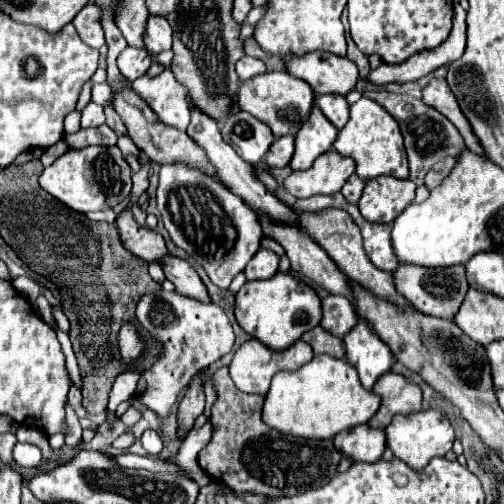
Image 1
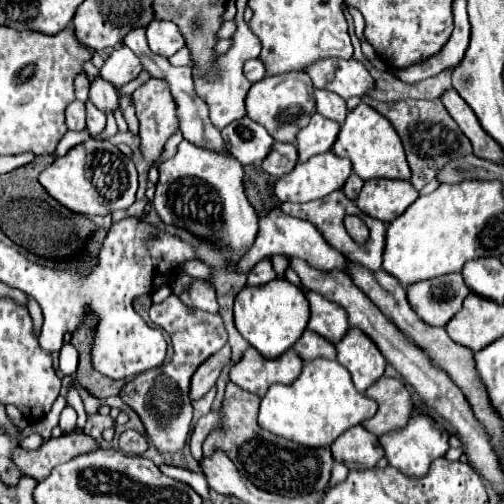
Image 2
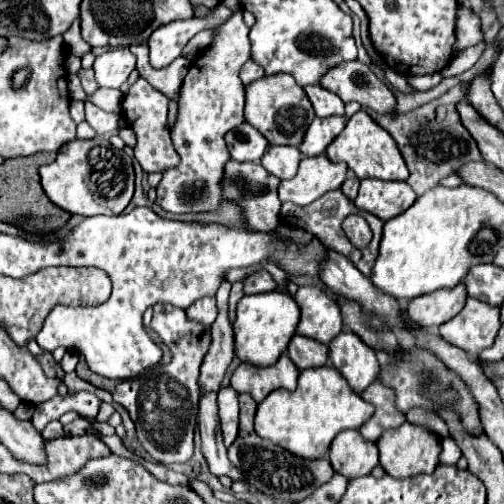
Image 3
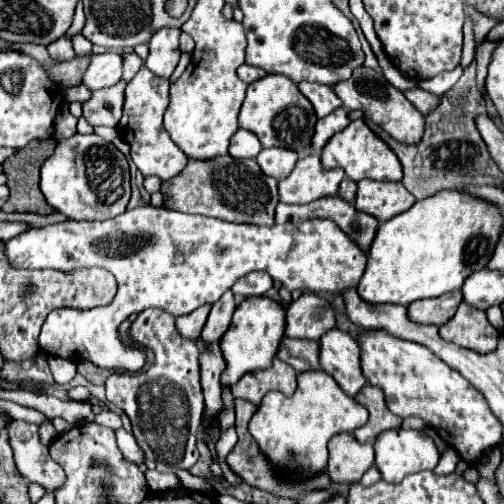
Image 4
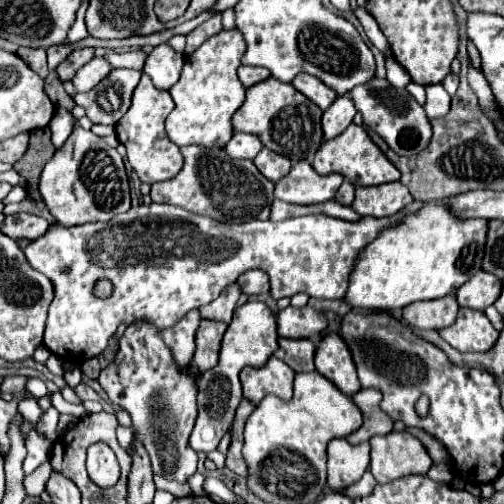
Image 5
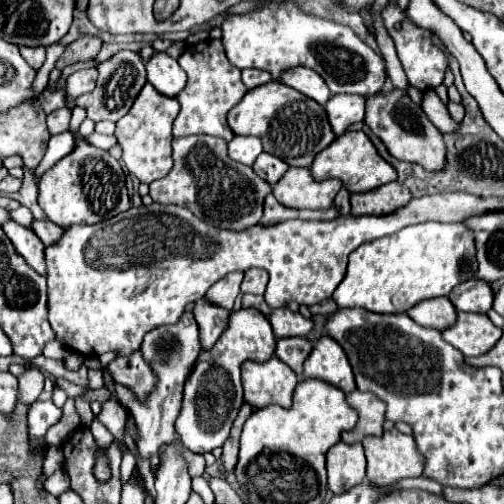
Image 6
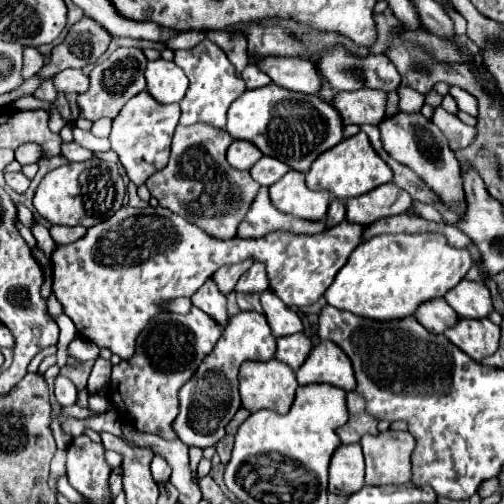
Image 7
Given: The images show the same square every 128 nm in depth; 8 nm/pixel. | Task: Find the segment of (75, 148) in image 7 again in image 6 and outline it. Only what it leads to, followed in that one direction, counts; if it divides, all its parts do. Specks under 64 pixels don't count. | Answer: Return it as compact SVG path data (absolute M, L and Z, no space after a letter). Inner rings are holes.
M62 132L62 134L56 134L48 140L48 150L42 158L42 162L34 168L34 176L36 176L36 182L40 180L42 172L46 172L48 168L52 168L58 160L62 160L64 154L68 154L70 150L74 148L74 134L72 132Z

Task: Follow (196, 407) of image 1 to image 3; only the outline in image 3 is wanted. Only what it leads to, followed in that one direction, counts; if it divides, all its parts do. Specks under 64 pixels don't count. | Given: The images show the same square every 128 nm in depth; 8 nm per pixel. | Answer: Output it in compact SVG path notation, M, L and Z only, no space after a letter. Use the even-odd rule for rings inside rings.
M224 280L216 292L218 300L218 318L212 324L212 346L208 350L208 356L204 358L200 366L200 378L198 386L200 392L218 392L220 382L226 374L226 368L230 366L234 358L234 332L232 324L228 320L228 294L230 294L230 282Z

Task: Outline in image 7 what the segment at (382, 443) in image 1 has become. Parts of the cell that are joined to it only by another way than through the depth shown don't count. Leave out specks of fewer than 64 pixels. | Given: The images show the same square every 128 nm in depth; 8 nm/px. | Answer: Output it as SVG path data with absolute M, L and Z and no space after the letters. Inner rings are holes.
M360 444L338 446L330 460L330 492L350 496L364 486L364 456Z

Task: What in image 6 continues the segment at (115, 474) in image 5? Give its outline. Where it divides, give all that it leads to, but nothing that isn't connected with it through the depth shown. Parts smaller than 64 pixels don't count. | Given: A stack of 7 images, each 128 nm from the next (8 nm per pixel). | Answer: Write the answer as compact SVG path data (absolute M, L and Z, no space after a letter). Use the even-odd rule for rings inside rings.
M95 417L92 422L92 435L96 441L96 446L98 446L98 452L102 452L104 448L108 448L114 440L114 436L110 431L102 425ZM98 456L96 458L96 464L94 464L94 476L100 480L100 482L106 482L110 478L110 468L108 468L108 460Z

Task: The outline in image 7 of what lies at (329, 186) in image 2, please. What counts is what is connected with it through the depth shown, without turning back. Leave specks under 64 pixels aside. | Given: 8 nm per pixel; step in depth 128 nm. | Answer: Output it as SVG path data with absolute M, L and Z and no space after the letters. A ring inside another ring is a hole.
M288 170L284 180L272 184L270 200L272 204L286 214L294 214L306 220L322 220L330 204L328 190L310 190L302 172Z

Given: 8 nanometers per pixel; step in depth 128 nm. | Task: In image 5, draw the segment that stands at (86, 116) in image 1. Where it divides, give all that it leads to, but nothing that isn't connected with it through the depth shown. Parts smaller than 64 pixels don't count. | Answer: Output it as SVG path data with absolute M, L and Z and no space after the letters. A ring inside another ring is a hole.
M112 70L96 88L76 94L74 102L86 110L94 124L114 126L130 108L132 92L140 80L138 70Z

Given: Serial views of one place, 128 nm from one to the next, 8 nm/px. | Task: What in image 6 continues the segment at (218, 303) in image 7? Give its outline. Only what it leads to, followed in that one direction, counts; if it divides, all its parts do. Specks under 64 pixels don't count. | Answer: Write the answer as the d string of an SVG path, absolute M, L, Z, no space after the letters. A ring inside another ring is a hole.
M204 300L196 302L194 318L196 318L198 328L200 328L202 350L210 350L216 344L216 340L222 336L222 332L226 330L226 324L228 324L228 314L230 312L220 308L220 306L208 304Z

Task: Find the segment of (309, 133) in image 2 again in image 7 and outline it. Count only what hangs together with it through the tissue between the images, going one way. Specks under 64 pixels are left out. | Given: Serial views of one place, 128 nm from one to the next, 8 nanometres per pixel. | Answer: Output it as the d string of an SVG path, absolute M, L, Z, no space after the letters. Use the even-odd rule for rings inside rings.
M362 88L356 92L338 92L332 106L340 112L344 126L348 124L378 124L386 114L386 92Z

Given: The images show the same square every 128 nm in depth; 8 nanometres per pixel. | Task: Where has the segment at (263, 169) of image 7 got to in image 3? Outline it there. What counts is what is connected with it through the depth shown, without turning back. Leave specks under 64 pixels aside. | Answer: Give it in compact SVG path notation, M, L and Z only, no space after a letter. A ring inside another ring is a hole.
M270 146L262 156L262 166L280 180L292 178L302 160L302 154L294 146Z

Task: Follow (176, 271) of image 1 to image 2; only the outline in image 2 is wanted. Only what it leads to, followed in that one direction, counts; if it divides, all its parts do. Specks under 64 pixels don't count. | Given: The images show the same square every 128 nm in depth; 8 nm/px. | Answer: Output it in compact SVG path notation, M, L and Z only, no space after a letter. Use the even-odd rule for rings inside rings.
M204 278L192 280L188 290L184 290L180 294L180 300L184 300L184 304L188 304L192 308L200 308L200 310L206 310L206 312L218 312L214 288Z

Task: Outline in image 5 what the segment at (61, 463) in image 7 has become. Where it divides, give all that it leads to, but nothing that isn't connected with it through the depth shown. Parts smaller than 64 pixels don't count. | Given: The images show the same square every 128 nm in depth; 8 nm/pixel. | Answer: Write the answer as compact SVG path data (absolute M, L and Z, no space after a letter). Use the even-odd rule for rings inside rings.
M46 460L42 466L38 466L32 474L26 476L24 486L26 486L28 496L40 496L40 494L44 492L44 484L46 484L46 480L48 480L48 472L50 472L50 470L52 470L52 466L50 466L50 462Z

